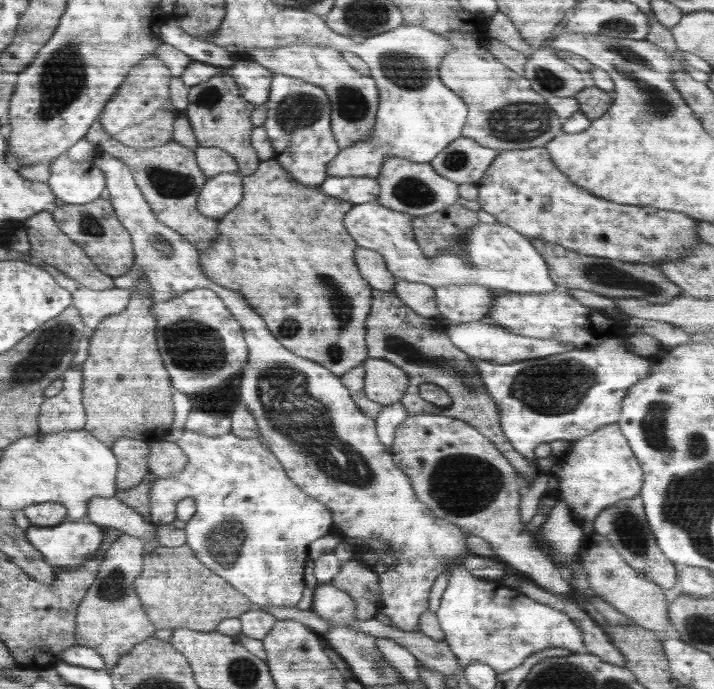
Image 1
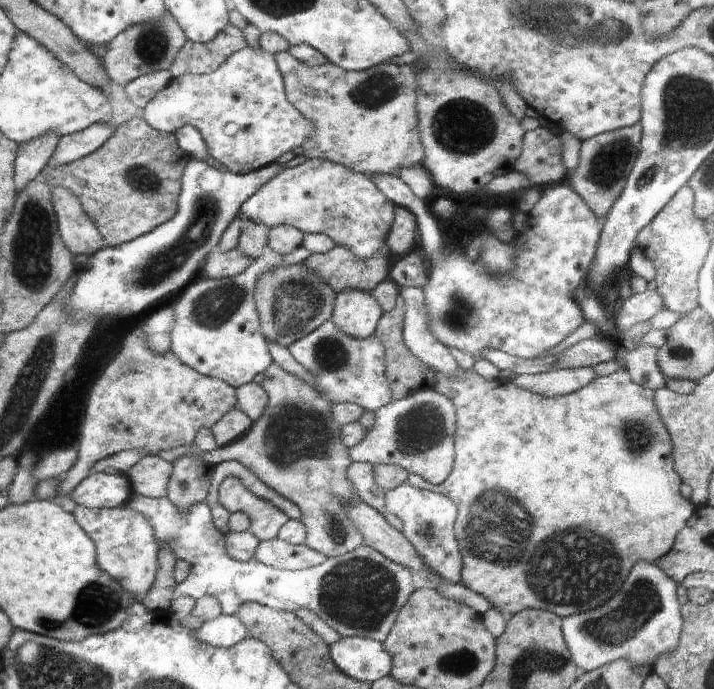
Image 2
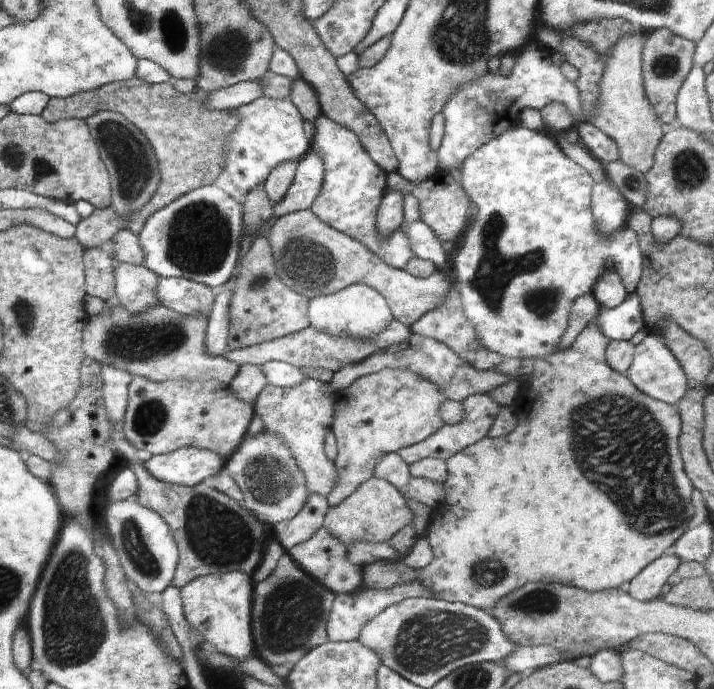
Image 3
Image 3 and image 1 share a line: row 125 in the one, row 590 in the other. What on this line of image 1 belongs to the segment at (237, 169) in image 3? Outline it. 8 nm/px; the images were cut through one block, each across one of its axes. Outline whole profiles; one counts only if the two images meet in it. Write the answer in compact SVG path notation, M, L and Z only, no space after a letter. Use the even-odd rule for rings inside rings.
M185 428L176 443L188 456L188 462L180 473L154 479L147 503L150 522L156 526L173 523L178 502L191 499L195 514L184 526L184 533L186 545L193 550L197 560L246 595L255 608L296 607L305 588L307 549L315 540L330 534L331 513L288 480L276 456L268 450L268 446L264 448L264 442L256 437L238 437L232 431L222 436L208 436Z

